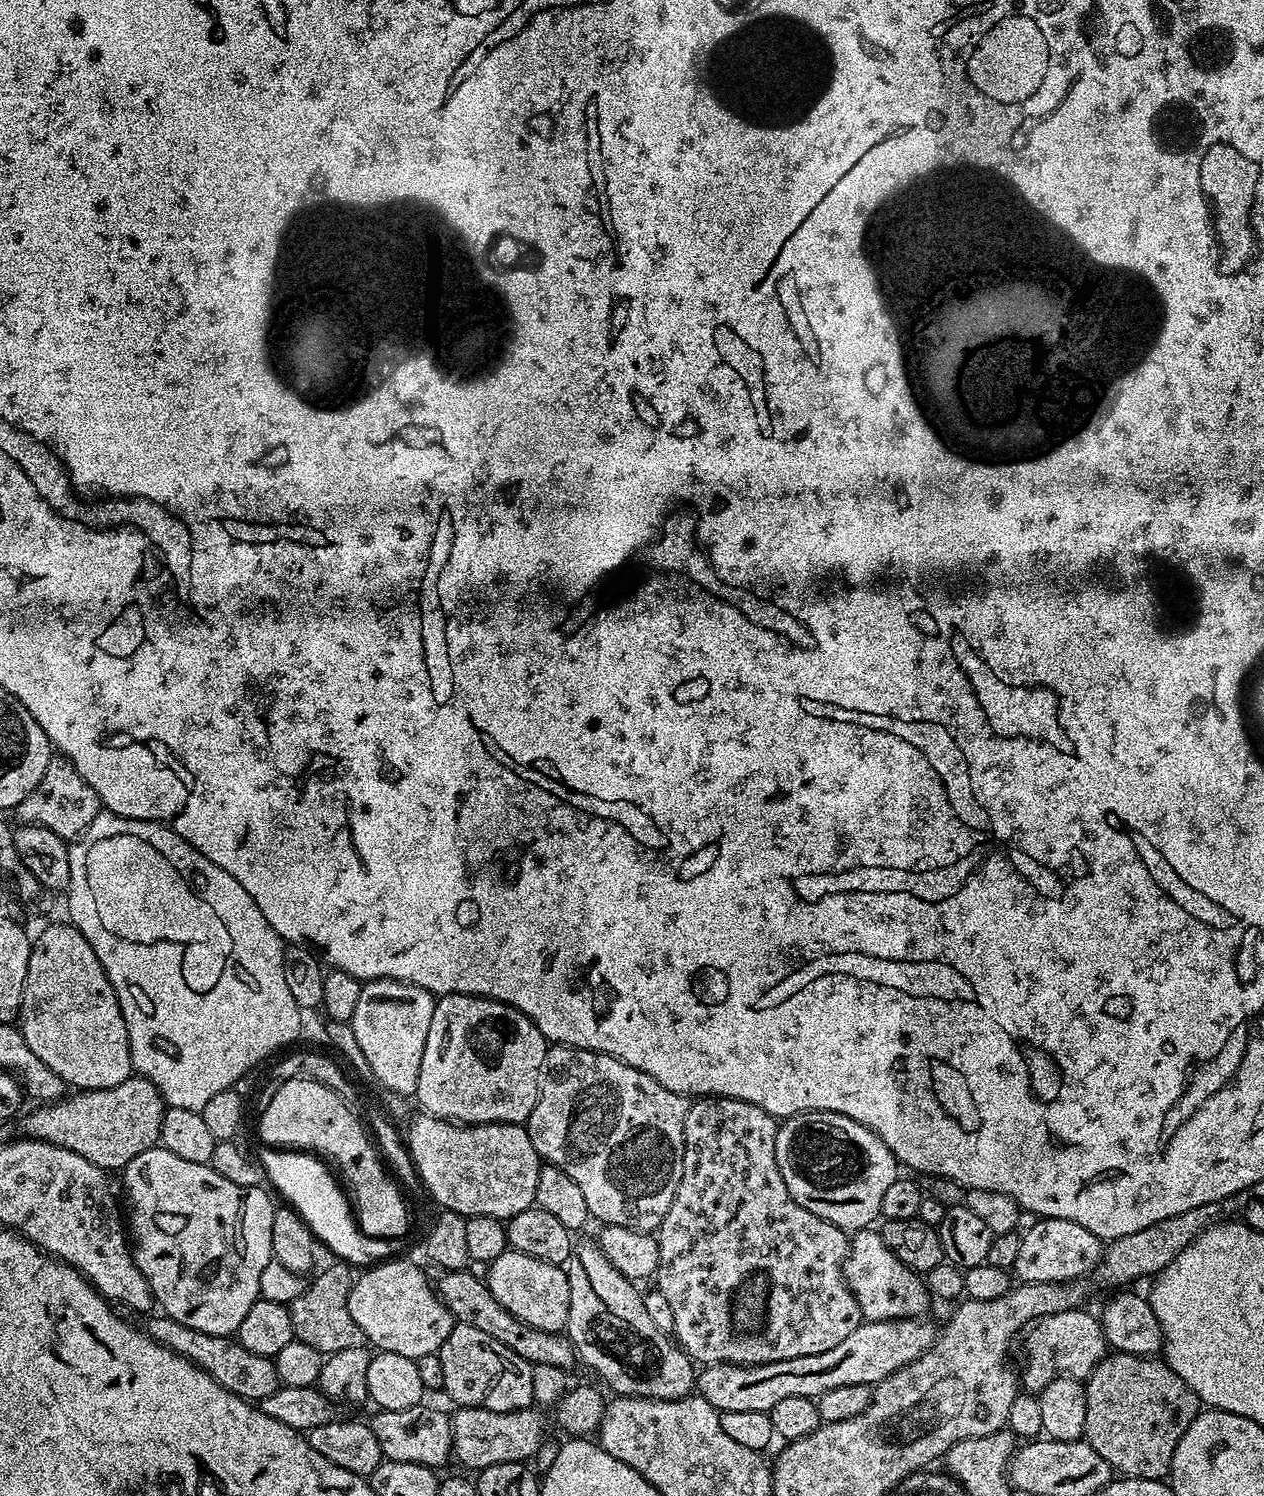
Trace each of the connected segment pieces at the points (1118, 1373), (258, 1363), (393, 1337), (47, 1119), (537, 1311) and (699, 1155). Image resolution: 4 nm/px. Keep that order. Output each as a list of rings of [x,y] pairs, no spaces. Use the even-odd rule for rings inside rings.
[[[1113,1351],[1105,1355],[1104,1361],[1097,1366],[1084,1384],[1086,1394],[1086,1426],[1083,1439],[1087,1440],[1102,1458],[1110,1465],[1113,1473],[1121,1477],[1133,1476],[1147,1480],[1164,1480],[1172,1471],[1174,1450],[1186,1434],[1190,1422],[1200,1415],[1202,1405],[1198,1394],[1170,1370],[1170,1366],[1163,1359],[1135,1356],[1125,1352]]]
[[[163,1314],[156,1315],[153,1315],[151,1317],[153,1320],[146,1324],[148,1335],[153,1336],[162,1346],[174,1350],[179,1356],[189,1360],[191,1364],[197,1364],[206,1374],[210,1374],[210,1378],[214,1378],[214,1382],[218,1382],[218,1386],[230,1390],[230,1394],[240,1396],[249,1402],[259,1402],[262,1398],[270,1398],[274,1390],[281,1388],[273,1357],[253,1354],[232,1336],[202,1334],[202,1330],[182,1326],[182,1322],[174,1318]]]
[[[389,1259],[377,1263],[352,1281],[350,1314],[362,1330],[365,1341],[373,1349],[402,1354],[411,1360],[426,1354],[437,1354],[446,1342],[454,1323],[450,1310],[445,1306],[428,1276],[408,1260]]]
[[[133,1074],[118,1086],[76,1090],[71,1094],[36,1106],[24,1120],[23,1135],[74,1150],[74,1154],[82,1154],[86,1162],[94,1162],[94,1166],[105,1170],[122,1170],[131,1160],[138,1158],[142,1150],[150,1150],[160,1144],[166,1105],[158,1086],[146,1077]]]
[[[506,1250],[487,1265],[486,1272],[488,1289],[498,1302],[502,1302],[502,1306],[506,1306],[506,1310],[510,1310],[510,1314],[514,1314],[514,1318],[547,1332],[560,1332],[567,1325],[570,1282],[567,1271],[561,1265],[530,1258],[530,1254]]]
[[[702,1096],[693,1099],[688,1105],[688,1113],[686,1114],[686,1122],[684,1123],[684,1157],[682,1158],[682,1178],[678,1182],[678,1186],[674,1190],[674,1198],[670,1202],[670,1210],[662,1218],[658,1231],[655,1233],[656,1244],[658,1246],[658,1266],[656,1267],[656,1275],[654,1277],[655,1287],[667,1299],[669,1306],[674,1313],[674,1340],[679,1347],[688,1353],[689,1357],[697,1365],[705,1364],[769,1364],[770,1362],[782,1362],[790,1358],[806,1358],[810,1354],[822,1354],[822,1350],[830,1350],[834,1346],[838,1346],[838,1342],[842,1342],[850,1334],[854,1334],[854,1330],[862,1323],[860,1315],[860,1307],[856,1301],[856,1296],[849,1290],[844,1282],[844,1258],[848,1255],[849,1237],[844,1229],[834,1226],[830,1222],[826,1222],[822,1218],[818,1218],[818,1214],[810,1214],[810,1210],[806,1210],[802,1206],[798,1206],[798,1202],[794,1202],[794,1198],[790,1194],[790,1190],[786,1190],[786,1182],[782,1182],[782,1170],[778,1170],[778,1162],[774,1154],[774,1142],[776,1141],[776,1129],[778,1127],[777,1117],[771,1116],[766,1110],[762,1110],[758,1106],[754,1106],[750,1102],[742,1102],[738,1098],[730,1098],[729,1096]]]

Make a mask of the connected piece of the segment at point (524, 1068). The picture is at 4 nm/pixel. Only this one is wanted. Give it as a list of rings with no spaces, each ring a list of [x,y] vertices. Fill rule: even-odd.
[[[457,992],[441,996],[434,1006],[434,1018],[430,1018],[426,1050],[422,1050],[415,1103],[420,1103],[427,1115],[457,1124],[524,1124],[538,1102],[540,1071],[549,1047],[538,1026],[508,1004]]]

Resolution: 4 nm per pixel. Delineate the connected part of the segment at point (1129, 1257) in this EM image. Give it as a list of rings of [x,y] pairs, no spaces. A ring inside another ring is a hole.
[[[1220,1204],[1198,1206],[1194,1210],[1186,1210],[1186,1214],[1174,1214],[1174,1218],[1162,1218],[1162,1222],[1154,1222],[1154,1226],[1146,1226],[1146,1230],[1137,1230],[1135,1234],[1126,1234],[1122,1238],[1111,1241],[1103,1256],[1092,1269],[1090,1280],[1100,1288],[1122,1288],[1142,1276],[1147,1278],[1157,1275],[1166,1265],[1174,1262],[1188,1243],[1198,1234],[1202,1234],[1221,1219]]]

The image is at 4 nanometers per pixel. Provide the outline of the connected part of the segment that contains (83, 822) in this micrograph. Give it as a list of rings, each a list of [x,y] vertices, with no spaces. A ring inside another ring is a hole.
[[[53,754],[50,766],[46,766],[46,774],[42,774],[42,782],[22,798],[22,802],[14,810],[14,816],[20,824],[41,824],[46,830],[54,830],[64,840],[75,841],[94,822],[94,818],[102,811],[98,794],[94,794],[94,786],[90,786],[74,770],[72,763],[65,756]]]

